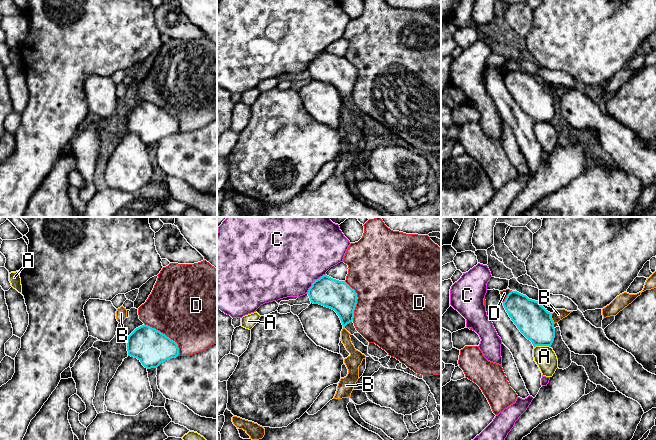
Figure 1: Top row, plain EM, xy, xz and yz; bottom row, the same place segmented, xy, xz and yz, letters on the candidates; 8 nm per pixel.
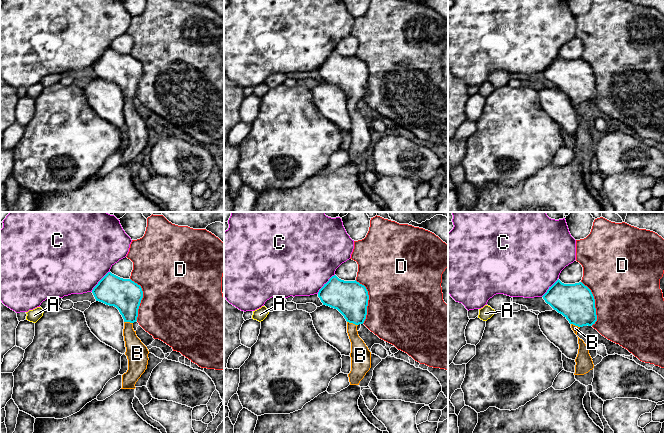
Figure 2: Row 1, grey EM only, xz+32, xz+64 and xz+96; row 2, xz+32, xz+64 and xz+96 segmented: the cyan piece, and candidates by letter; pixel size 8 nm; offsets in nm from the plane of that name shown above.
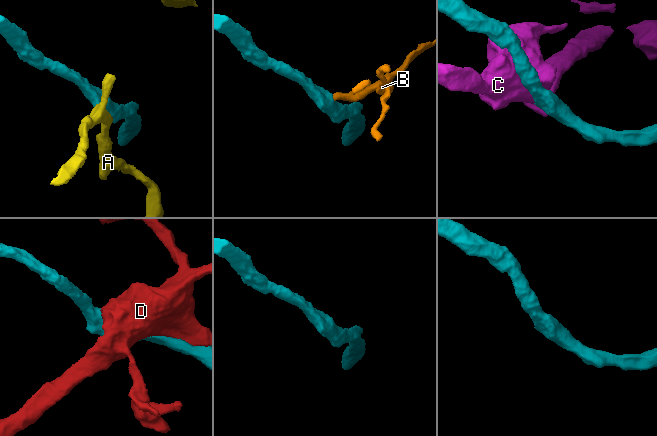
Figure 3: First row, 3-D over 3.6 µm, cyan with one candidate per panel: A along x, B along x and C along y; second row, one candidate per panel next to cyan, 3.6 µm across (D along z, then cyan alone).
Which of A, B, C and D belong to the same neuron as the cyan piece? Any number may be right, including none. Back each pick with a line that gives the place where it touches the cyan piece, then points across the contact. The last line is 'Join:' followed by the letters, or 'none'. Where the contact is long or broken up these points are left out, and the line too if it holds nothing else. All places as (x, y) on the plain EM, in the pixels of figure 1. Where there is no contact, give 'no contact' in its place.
B: yz (551, 94) | across yz (534, 97), (544, 97), (551, 94), (558, 90)
Join: B

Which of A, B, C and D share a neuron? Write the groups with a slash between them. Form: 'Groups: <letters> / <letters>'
Groups: A / B / C / D

